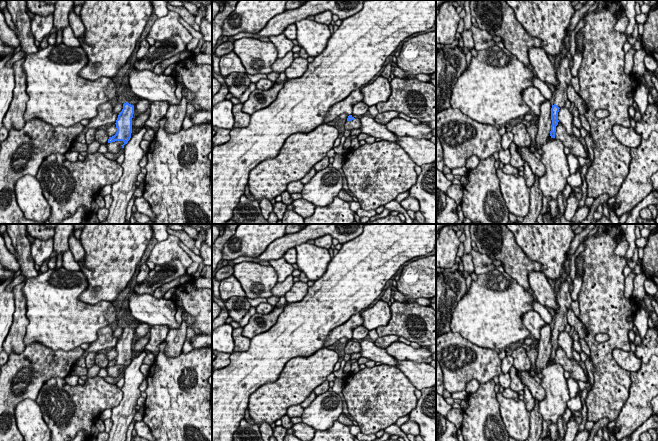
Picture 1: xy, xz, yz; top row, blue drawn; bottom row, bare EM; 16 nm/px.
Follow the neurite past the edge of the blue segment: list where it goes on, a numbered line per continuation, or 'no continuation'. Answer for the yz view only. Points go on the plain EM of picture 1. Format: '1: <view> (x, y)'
1: yz (563, 297)

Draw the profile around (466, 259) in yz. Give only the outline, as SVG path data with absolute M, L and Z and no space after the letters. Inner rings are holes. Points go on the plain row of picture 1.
M470 253L464 254L461 257L461 261L464 266L463 275L464 275L465 279L467 279L467 277L474 272L474 264L472 261L472 256L470 255Z

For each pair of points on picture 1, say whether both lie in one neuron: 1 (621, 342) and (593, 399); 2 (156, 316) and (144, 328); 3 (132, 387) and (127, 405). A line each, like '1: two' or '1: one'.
1: one
2: two
3: one

